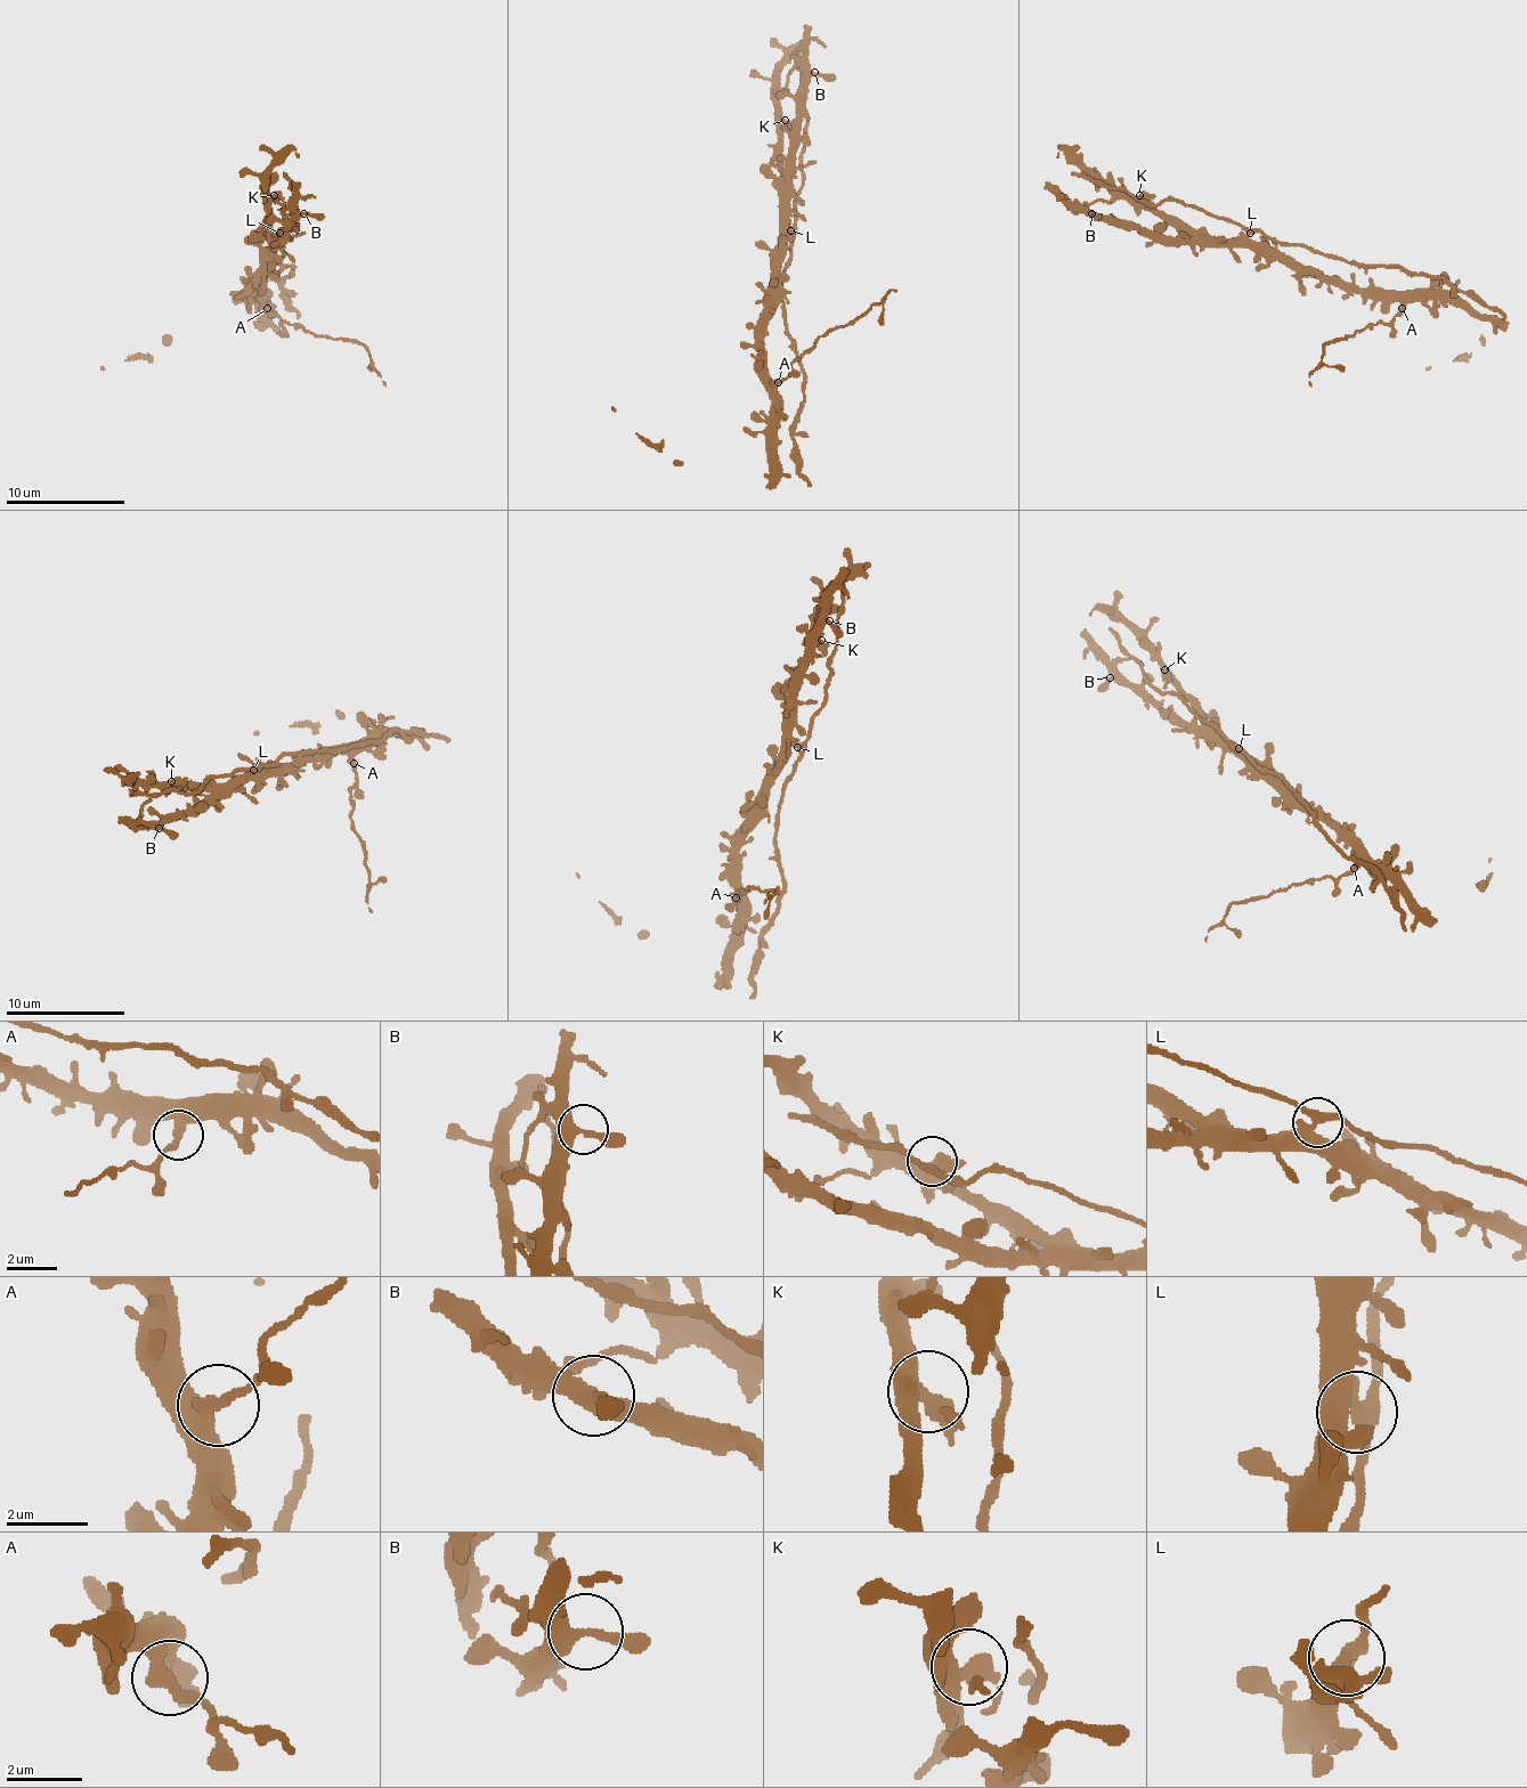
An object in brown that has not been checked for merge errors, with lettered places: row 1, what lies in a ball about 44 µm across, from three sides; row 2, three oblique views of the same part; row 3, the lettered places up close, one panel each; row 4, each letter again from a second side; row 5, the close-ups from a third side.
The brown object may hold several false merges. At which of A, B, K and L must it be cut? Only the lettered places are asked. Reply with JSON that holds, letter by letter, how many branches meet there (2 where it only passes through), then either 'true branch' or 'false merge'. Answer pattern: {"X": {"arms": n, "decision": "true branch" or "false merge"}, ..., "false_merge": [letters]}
{"A": {"arms": 2, "decision": "false merge"}, "B": {"arms": 3, "decision": "true branch"}, "K": {"arms": 3, "decision": "true branch"}, "L": {"arms": 3, "decision": "false merge"}, "false_merge": ["A", "L"]}

